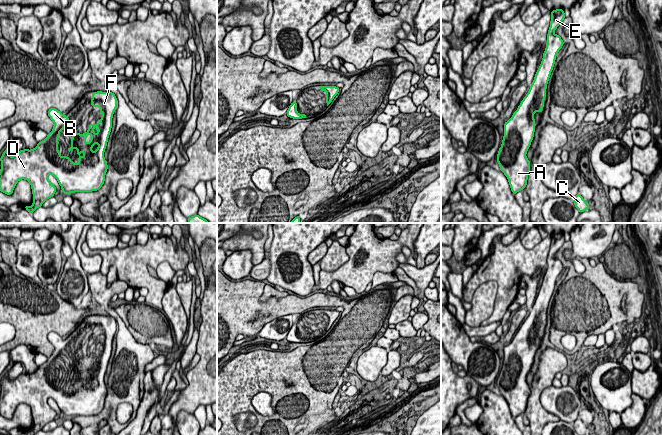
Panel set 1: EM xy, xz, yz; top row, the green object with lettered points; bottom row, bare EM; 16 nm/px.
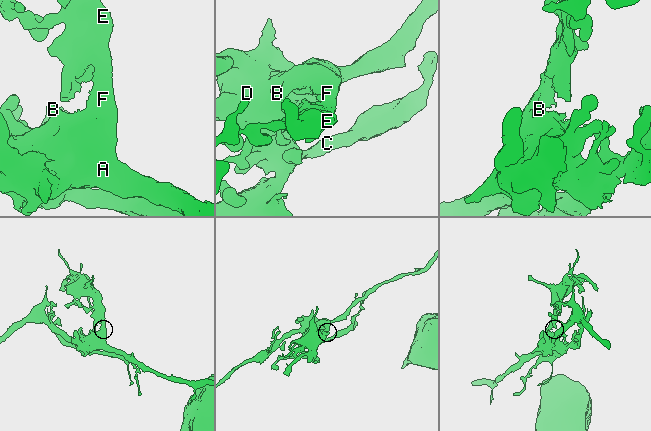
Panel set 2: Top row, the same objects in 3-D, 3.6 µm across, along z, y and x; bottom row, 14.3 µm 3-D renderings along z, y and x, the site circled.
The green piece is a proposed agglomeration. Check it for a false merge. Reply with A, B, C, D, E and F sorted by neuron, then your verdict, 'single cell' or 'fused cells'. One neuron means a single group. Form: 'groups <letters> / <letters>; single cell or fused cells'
groups A B C D E F; single cell

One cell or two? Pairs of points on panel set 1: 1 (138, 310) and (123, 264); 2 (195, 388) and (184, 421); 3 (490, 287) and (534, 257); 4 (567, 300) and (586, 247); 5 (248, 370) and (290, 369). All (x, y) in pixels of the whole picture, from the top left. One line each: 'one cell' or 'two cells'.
1: two cells
2: two cells
3: two cells
4: two cells
5: one cell

